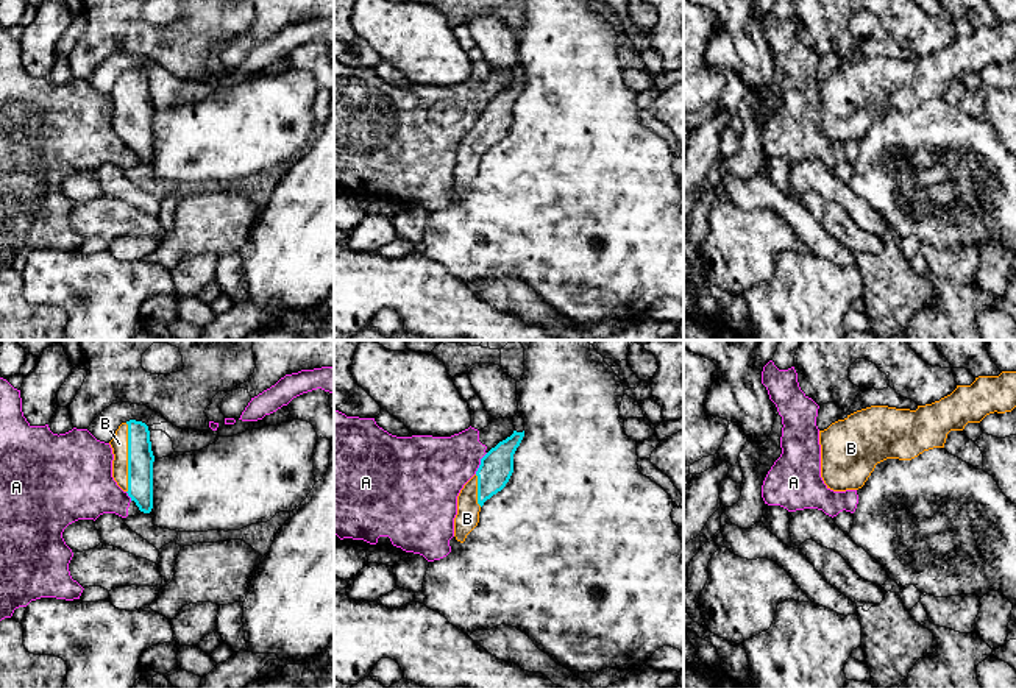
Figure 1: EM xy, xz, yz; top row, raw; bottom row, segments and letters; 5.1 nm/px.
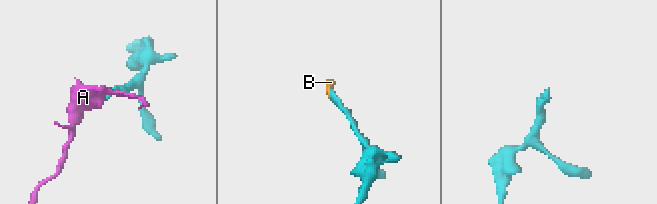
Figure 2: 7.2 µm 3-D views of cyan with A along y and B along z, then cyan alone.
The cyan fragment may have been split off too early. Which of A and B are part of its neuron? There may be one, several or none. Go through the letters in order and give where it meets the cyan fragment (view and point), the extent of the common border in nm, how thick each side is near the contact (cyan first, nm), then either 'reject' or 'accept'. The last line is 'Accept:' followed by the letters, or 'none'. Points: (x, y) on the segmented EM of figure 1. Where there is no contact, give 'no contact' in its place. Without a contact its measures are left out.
A: meets cyan in xz at (481, 464); contact 130 nm long; 170 nm thick on the cyan side, 340 nm on the other; reject
B: meets cyan in xy at (128, 457); contact 360 nm long; 130 nm thick on the cyan side, 90 nm on the other; accept
Accept: B

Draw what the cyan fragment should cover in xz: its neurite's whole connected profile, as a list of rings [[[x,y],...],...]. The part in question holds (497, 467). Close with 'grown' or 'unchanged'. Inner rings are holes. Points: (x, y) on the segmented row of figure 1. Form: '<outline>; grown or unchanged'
[[[513,431],[482,459],[476,474],[464,485],[457,496],[457,515],[454,518],[454,537],[464,543],[478,526],[481,507],[487,499],[501,491],[513,473],[513,454],[524,437]]]; grown

